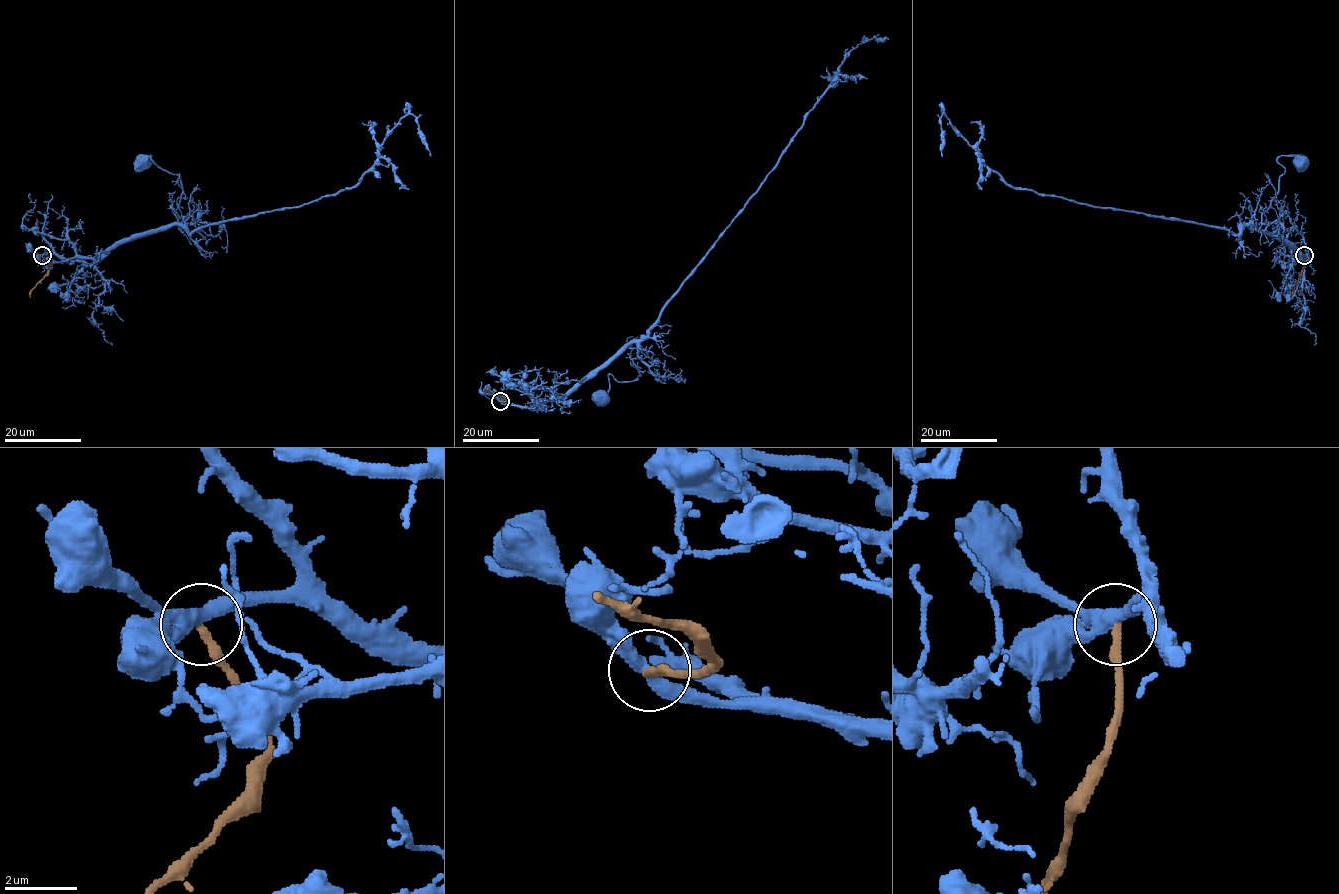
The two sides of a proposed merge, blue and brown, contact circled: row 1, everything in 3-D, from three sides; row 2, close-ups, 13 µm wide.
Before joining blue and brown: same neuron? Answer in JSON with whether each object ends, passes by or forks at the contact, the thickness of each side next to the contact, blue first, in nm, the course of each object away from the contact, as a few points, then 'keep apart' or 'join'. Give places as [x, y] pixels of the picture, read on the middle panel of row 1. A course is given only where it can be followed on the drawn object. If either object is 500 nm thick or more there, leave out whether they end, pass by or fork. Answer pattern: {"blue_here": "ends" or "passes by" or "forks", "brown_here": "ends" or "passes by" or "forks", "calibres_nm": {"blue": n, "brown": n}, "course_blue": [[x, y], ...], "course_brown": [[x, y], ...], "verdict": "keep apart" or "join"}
{"blue_here": "passes by", "brown_here": "ends", "calibres_nm": {"blue": 400, "brown": 240}, "course_blue": [[500, 401], [522, 406], [561, 401], [636, 342], [633, 362], [640, 375], [619, 382], [610, 374], [601, 397]], "course_brown": [[500, 401], [507, 400], [488, 387]], "verdict": "keep apart"}

